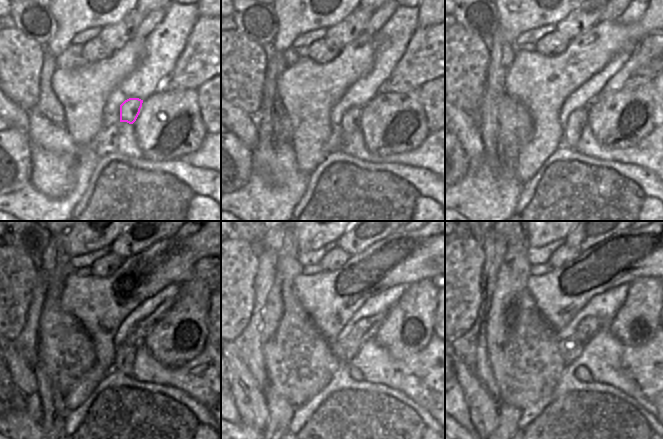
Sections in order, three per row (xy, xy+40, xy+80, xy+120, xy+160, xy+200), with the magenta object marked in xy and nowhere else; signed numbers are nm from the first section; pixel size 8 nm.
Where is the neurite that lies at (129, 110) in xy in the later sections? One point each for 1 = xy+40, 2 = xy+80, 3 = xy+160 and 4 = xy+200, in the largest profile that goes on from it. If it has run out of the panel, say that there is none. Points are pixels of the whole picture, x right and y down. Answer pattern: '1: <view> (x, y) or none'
1: xy+40 (351, 119)
2: xy+80 (577, 120)
3: xy+160 (355, 373)
4: xy+200 (581, 373)

